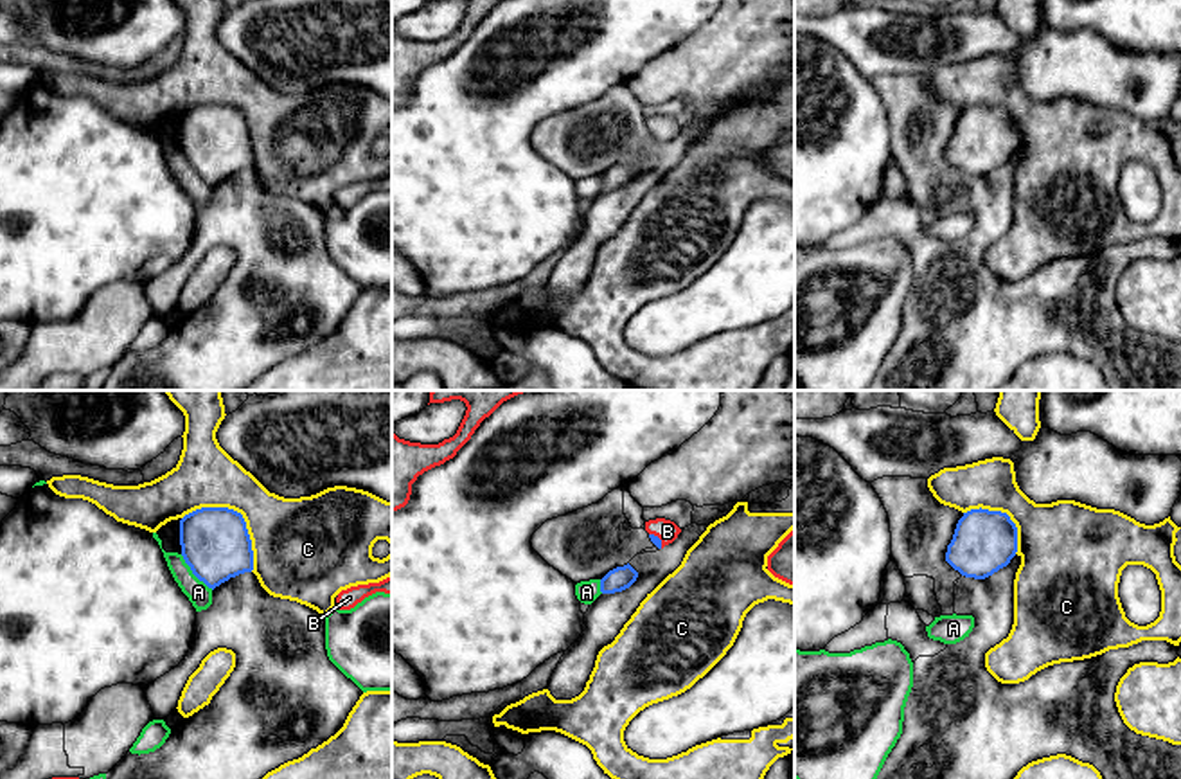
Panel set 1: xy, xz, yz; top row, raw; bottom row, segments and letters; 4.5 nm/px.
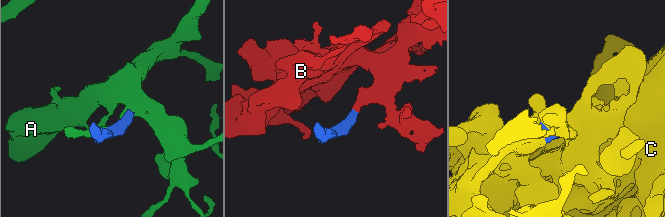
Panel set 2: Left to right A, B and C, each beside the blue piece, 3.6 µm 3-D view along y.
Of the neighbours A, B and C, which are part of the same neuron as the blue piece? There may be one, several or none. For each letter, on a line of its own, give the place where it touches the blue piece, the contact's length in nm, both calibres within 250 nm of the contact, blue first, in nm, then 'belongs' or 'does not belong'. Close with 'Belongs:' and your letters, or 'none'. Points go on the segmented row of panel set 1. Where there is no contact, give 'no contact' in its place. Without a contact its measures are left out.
A: xy (195, 574) | 220 nm | 300/100 nm | does not belong
B: xz (658, 538) | 90 nm | 40/100 nm | belongs
C: xy (239, 513) | 400 nm | 300/360 nm | does not belong
Belongs: B

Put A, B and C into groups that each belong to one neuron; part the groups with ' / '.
A / B / C

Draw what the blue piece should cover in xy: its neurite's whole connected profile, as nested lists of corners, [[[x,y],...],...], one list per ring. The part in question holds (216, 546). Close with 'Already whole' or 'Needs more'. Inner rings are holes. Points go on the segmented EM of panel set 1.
[[[201,507],[180,520],[180,545],[192,574],[216,588],[253,570],[252,540],[241,513],[228,507]]]. Already whole

